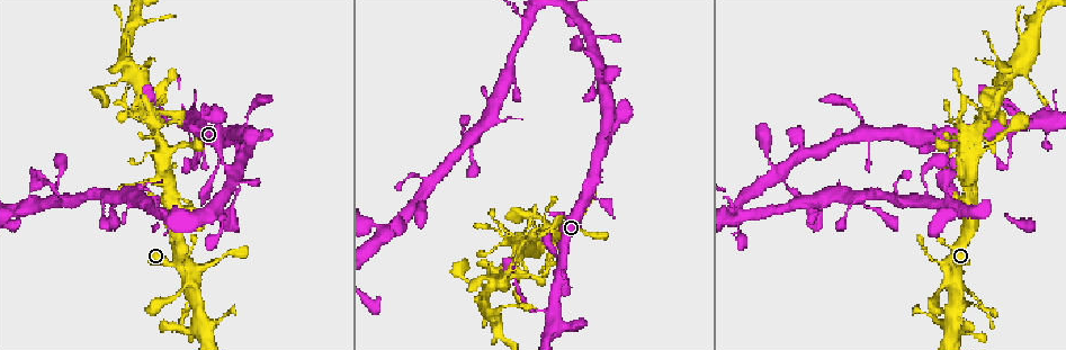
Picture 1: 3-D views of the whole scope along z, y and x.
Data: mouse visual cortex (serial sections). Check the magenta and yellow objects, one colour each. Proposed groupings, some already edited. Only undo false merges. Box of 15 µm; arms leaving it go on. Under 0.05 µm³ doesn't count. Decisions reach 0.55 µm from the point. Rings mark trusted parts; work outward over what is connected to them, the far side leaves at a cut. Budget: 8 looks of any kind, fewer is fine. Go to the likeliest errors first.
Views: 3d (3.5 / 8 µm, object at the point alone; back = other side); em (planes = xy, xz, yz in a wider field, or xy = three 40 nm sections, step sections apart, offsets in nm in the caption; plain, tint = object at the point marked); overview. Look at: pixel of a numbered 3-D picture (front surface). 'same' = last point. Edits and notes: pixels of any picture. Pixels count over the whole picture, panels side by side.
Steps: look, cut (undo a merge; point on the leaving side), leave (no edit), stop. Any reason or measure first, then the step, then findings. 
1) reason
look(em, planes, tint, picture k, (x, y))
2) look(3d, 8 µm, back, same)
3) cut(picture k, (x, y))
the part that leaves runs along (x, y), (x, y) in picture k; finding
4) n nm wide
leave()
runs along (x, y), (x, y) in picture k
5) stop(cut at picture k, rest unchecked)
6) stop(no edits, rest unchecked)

sudden change in width
look(3d, 8 µm, picture 1, (521, 246))

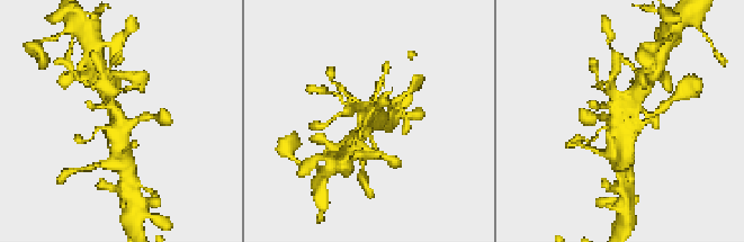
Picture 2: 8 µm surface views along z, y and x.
zoom in
look(3d, 3.5 µm, picture 2, (118, 114))

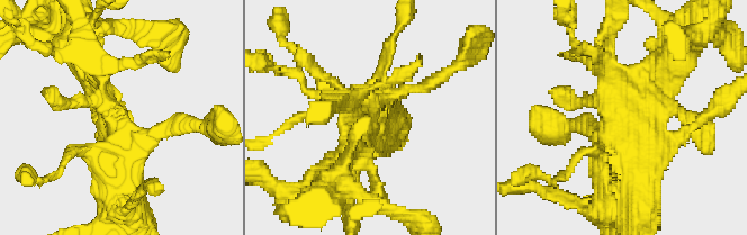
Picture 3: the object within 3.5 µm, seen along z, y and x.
leave()
runs along (610, 186), (610, 130), (667, 62) in picture 3; one cell here

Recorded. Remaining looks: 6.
thin arm on a thick one
look(3d, 3.5 µm, picture 1, (997, 128))

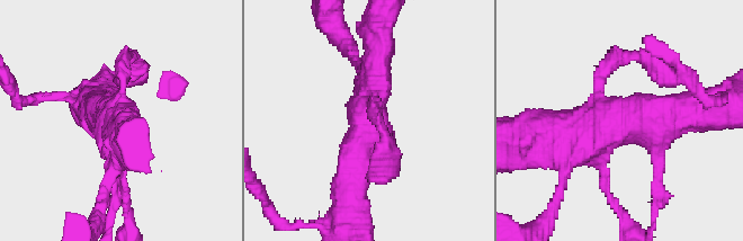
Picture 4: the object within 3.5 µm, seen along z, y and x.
now the EM
look(em, xy, step 3, tint, picture 4, (366, 126))

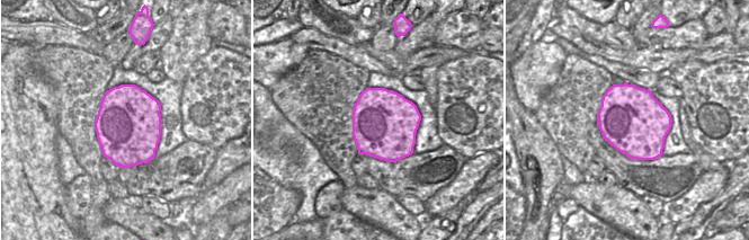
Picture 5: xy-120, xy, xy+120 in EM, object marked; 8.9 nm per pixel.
leave()
runs along (377, 34), (367, 140), (354, 178) in picture 4; all the same cell

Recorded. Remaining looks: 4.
sharp bend
look(3d, 3.5 µm, picture 1, (862, 204))

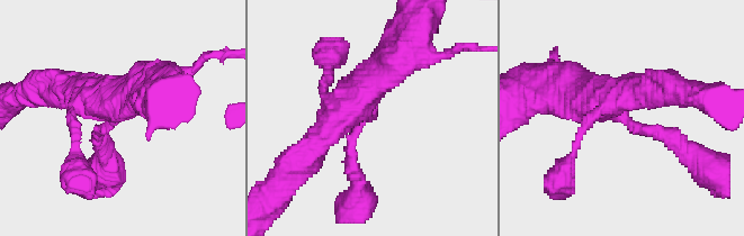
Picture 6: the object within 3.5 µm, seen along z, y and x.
4 arms; arms of 150, 200, 350, 500 nm; now the EM
look(em, xy, step 5, tint, picture 6, (368, 108))

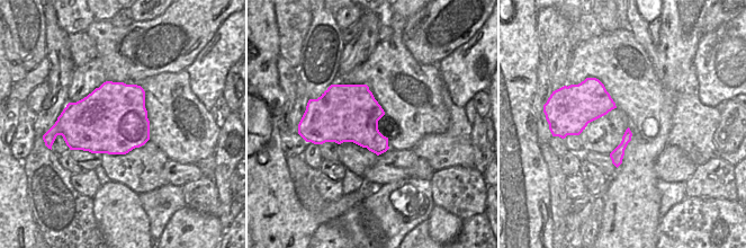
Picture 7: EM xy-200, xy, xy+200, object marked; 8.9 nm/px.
500 nm wide
leave()
runs along (410, 44), (310, 153) in picture 6; all the same cell

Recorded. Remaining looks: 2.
calibre changes
look(3d, 3.5 µm, picture 1, (189, 282))

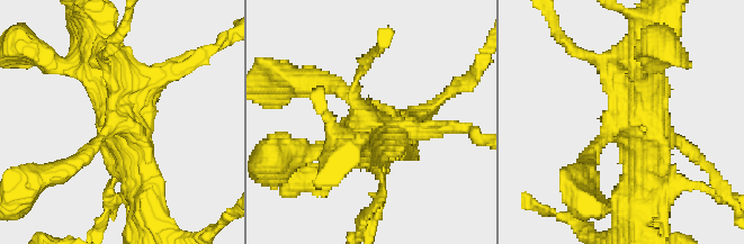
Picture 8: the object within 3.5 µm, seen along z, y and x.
look(em, xy, step 5, tint, picture 8, (640, 113))

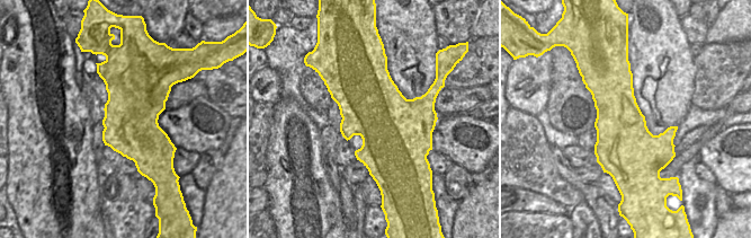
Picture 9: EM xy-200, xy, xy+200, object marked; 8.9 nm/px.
650 nm wide
leave()
runs along (81, 55), (133, 135), (143, 183) in picture 8; one cell here

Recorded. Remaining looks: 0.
stop(no edits, rest unchecked)

